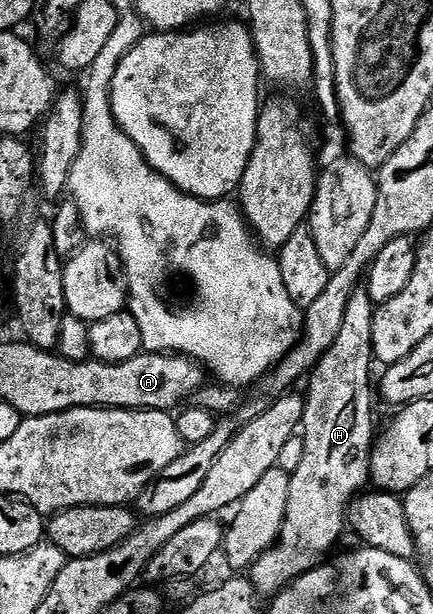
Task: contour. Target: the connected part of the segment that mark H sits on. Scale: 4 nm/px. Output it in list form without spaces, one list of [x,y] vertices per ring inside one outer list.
[[[360,286],[352,294],[352,302],[348,302],[348,310],[344,314],[344,326],[340,326],[340,338],[336,338],[336,342],[332,342],[332,350],[328,350],[328,354],[324,354],[324,358],[320,361],[310,380],[310,393],[305,393],[306,412],[302,416],[300,425],[300,435],[304,442],[304,458],[300,462],[300,466],[296,466],[296,470],[290,473],[291,486],[288,491],[287,513],[284,516],[283,528],[279,532],[279,538],[253,565],[248,569],[248,578],[254,584],[259,597],[273,598],[286,588],[289,588],[295,580],[304,575],[305,572],[313,572],[319,567],[318,564],[330,551],[339,547],[339,540],[342,533],[348,528],[348,509],[354,503],[356,497],[371,483],[370,479],[370,453],[373,452],[376,443],[376,431],[374,432],[374,396],[370,393],[370,363],[373,365],[376,360],[374,351],[374,313],[376,305],[370,300],[370,295],[365,287]]]

